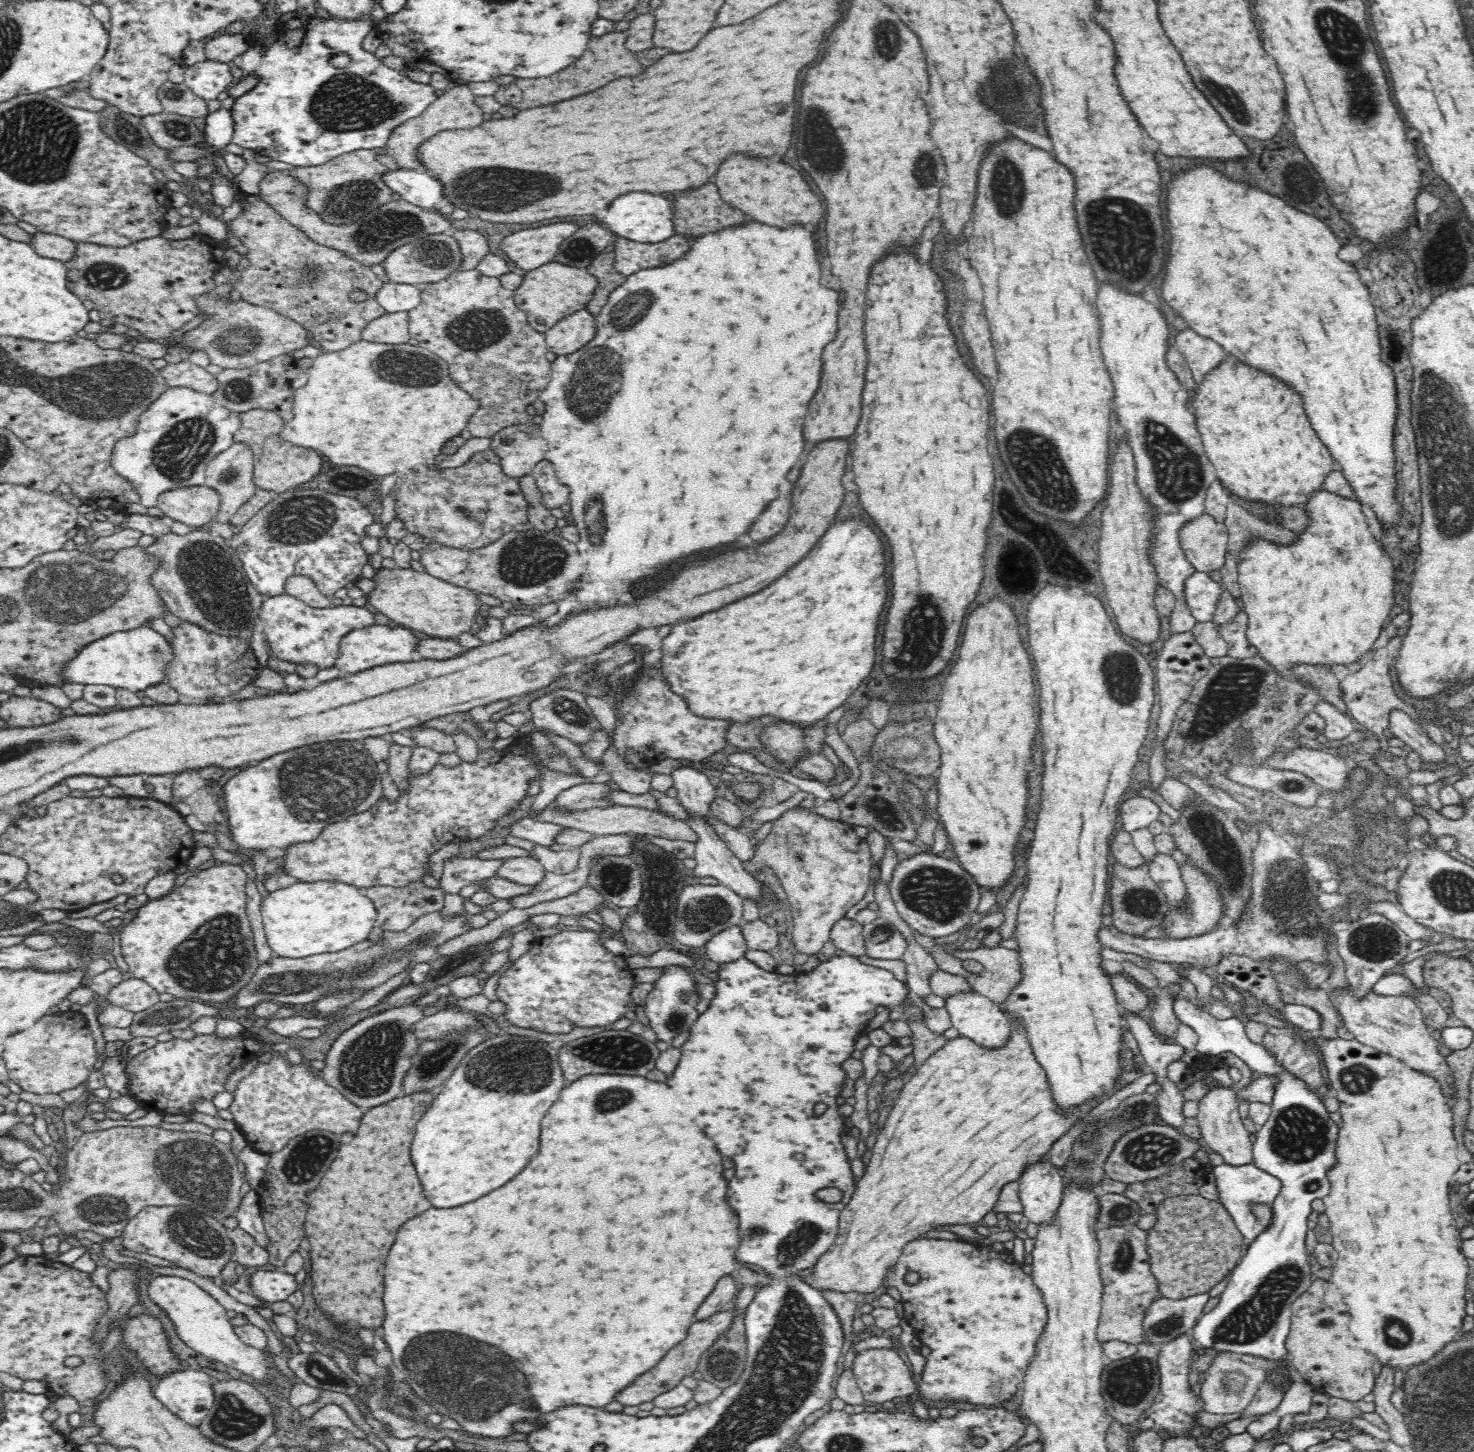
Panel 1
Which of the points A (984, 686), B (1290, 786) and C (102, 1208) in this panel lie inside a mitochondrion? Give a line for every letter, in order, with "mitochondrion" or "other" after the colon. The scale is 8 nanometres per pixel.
A: other
B: other
C: mitochondrion

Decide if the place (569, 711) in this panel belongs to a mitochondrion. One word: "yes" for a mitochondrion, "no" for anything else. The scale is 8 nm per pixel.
yes

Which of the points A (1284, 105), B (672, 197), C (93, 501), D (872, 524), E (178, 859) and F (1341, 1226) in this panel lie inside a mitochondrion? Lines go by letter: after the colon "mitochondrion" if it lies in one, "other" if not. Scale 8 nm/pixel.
A: other
B: other
C: other
D: other
E: other
F: other

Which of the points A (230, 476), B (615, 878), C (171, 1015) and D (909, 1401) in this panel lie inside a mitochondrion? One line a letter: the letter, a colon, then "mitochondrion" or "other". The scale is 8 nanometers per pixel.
A: mitochondrion
B: mitochondrion
C: mitochondrion
D: other

